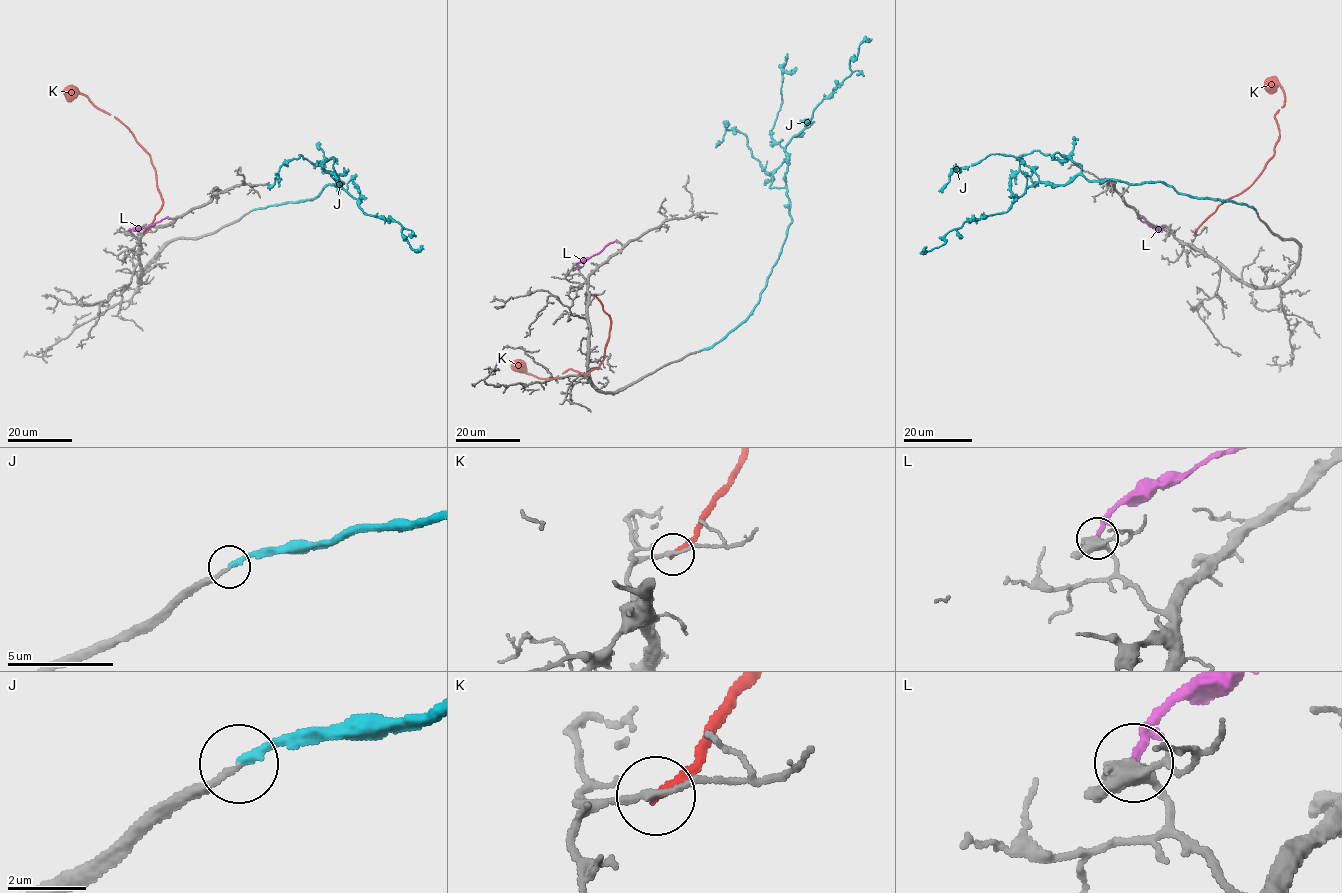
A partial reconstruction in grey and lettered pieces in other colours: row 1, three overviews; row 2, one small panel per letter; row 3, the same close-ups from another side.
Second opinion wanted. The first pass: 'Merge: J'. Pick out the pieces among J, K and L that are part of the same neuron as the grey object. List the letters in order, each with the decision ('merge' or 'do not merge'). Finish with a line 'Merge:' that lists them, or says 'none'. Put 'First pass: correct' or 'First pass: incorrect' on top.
First pass: correct
J: merge
K: do not merge
L: do not merge
Merge: J

